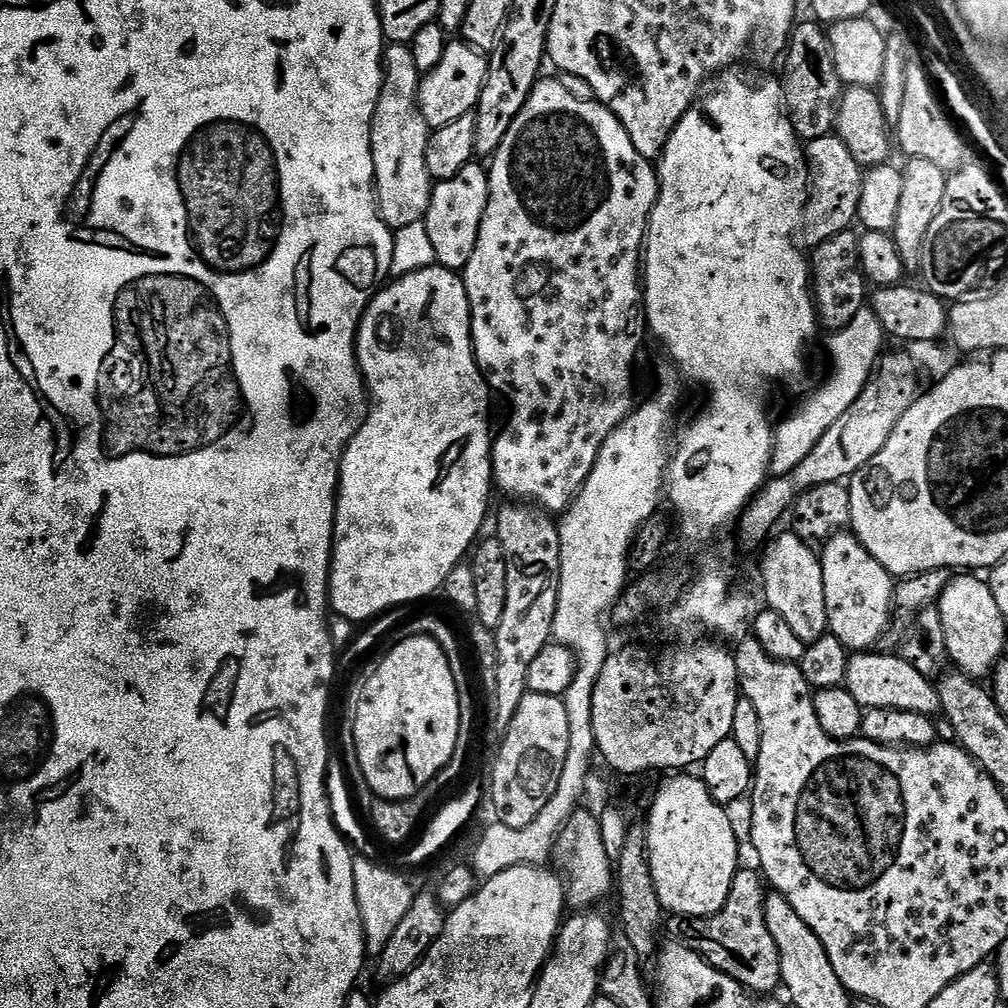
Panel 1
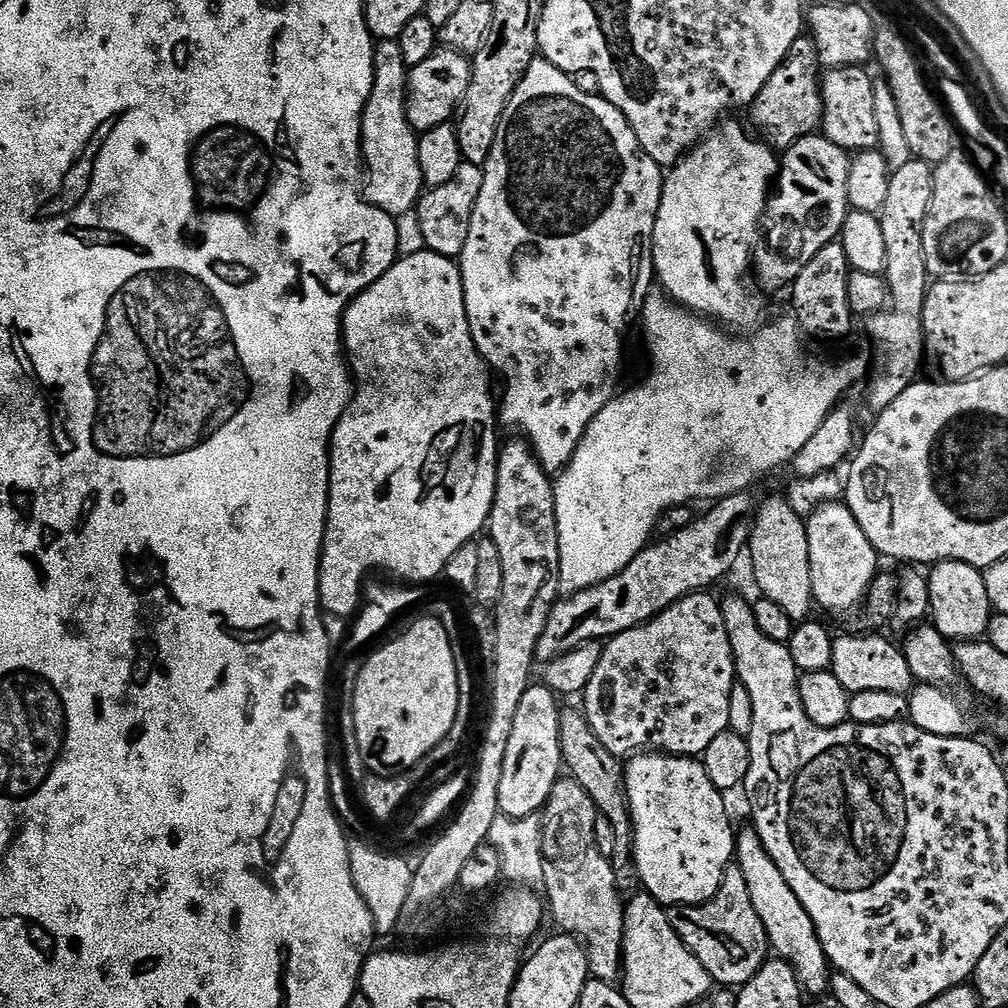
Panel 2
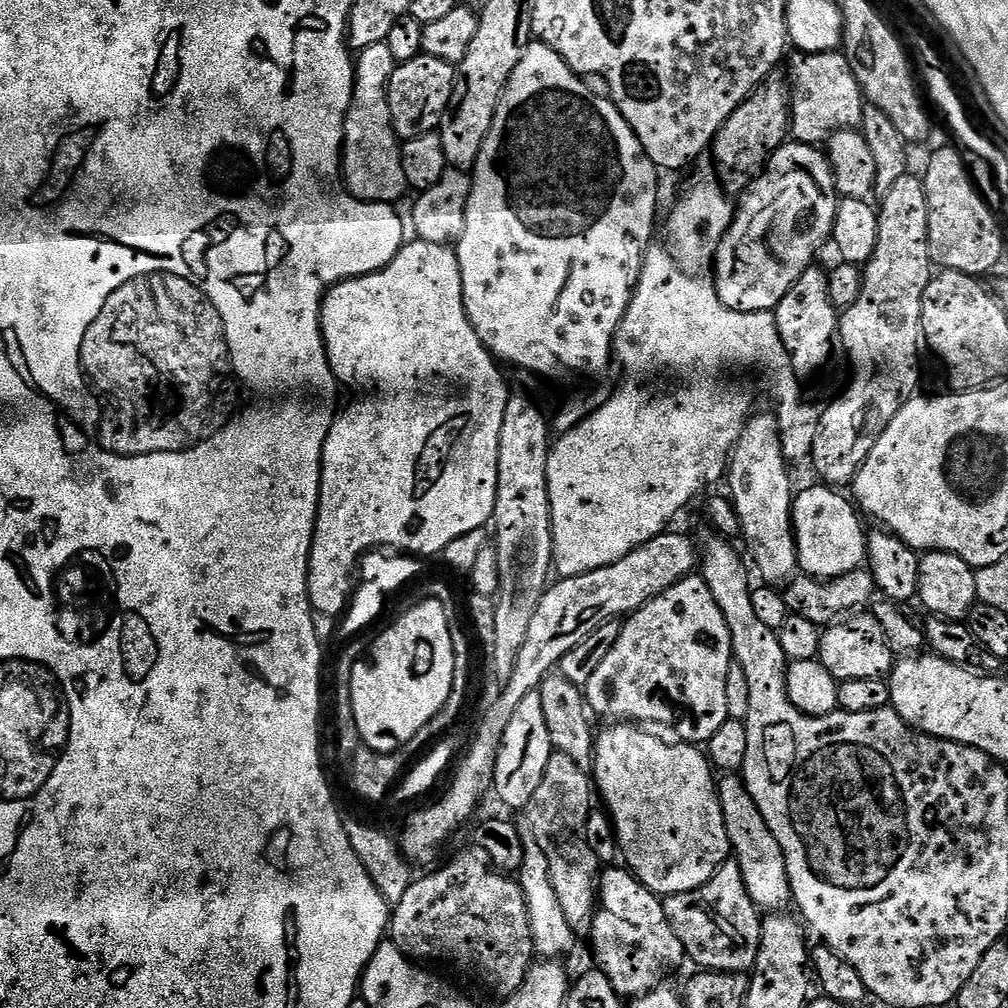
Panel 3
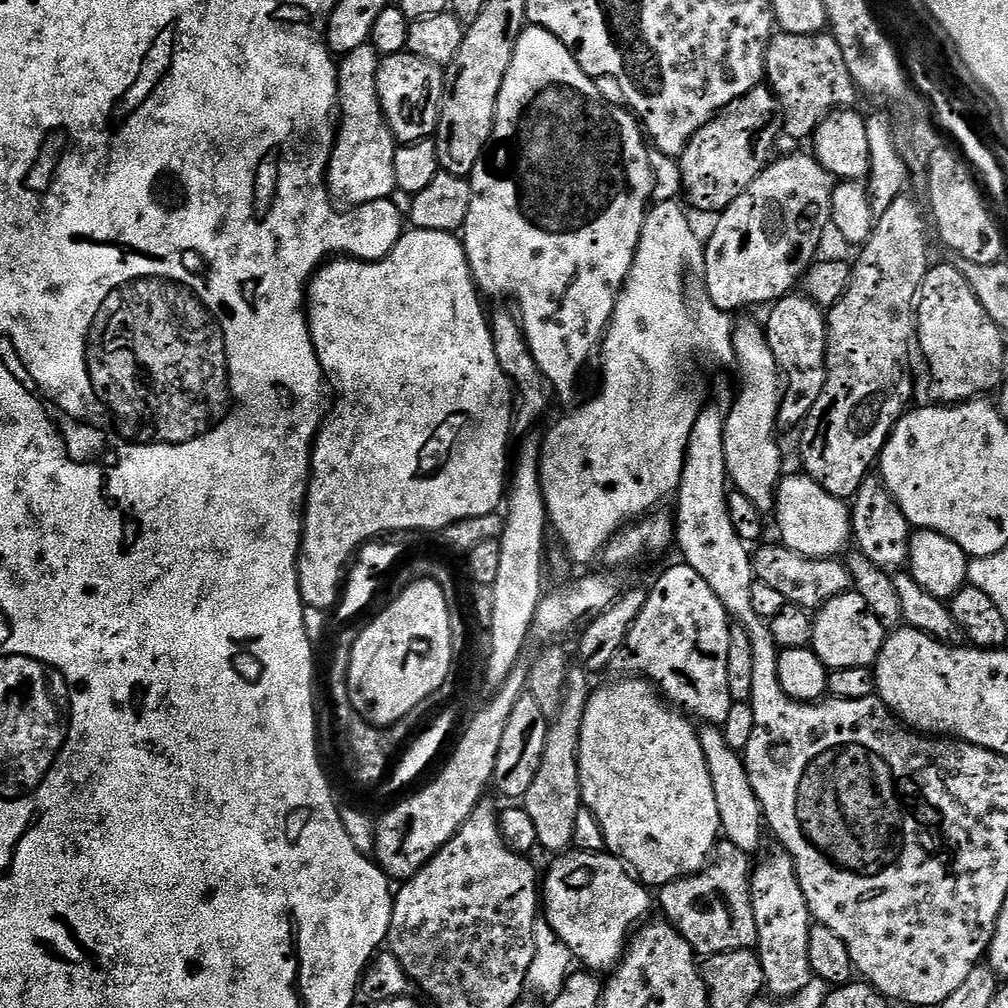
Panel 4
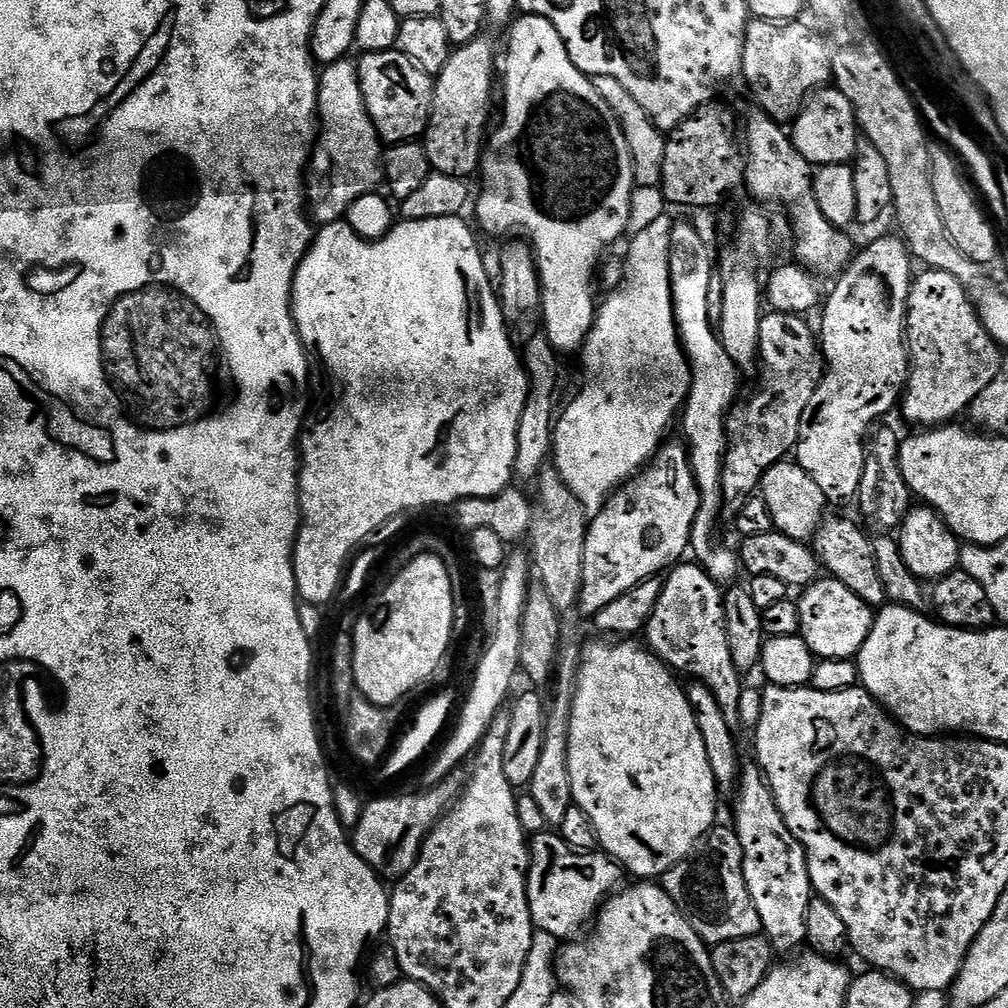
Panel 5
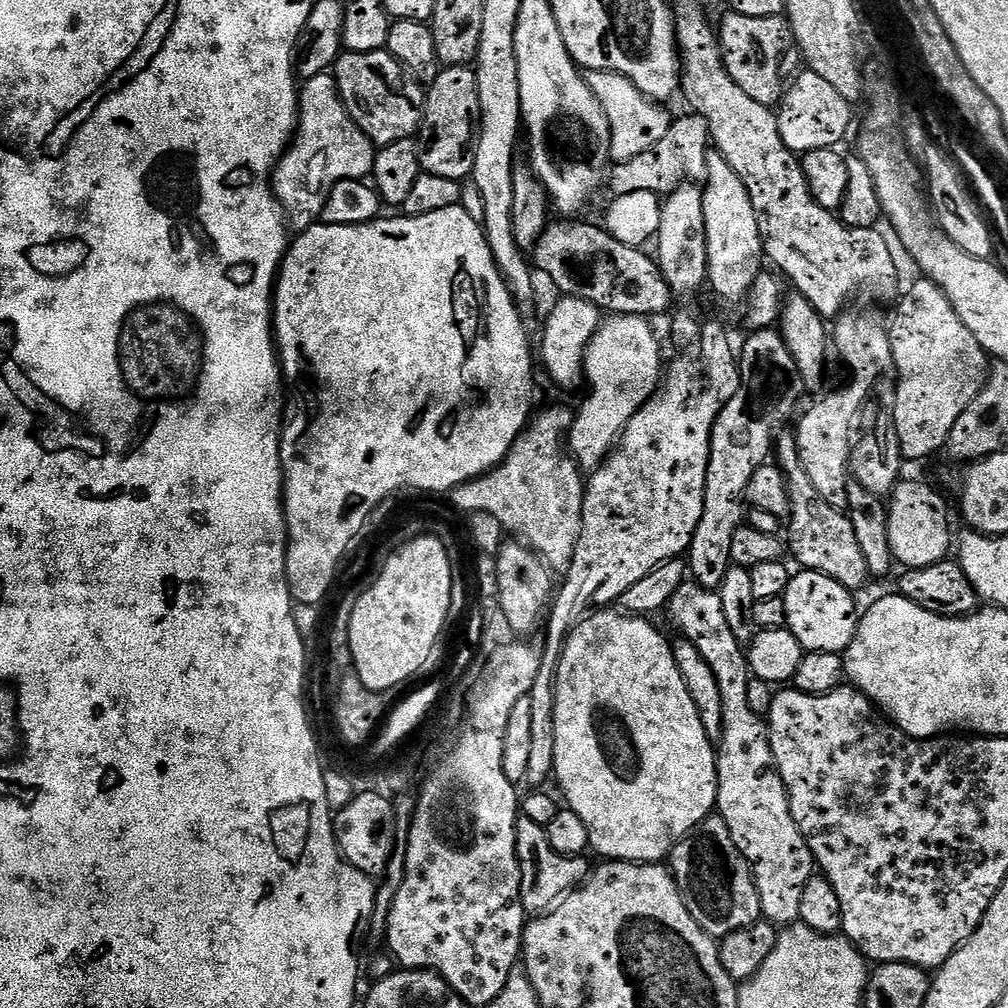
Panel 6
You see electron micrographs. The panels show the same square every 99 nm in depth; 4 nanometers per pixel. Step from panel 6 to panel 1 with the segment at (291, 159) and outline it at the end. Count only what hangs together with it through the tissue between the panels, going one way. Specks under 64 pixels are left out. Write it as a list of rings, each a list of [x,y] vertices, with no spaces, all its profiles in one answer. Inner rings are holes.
[[[388,44],[384,49],[384,81],[372,123],[372,157],[376,179],[376,208],[395,230],[424,219],[430,206],[433,181],[426,170],[426,146],[430,129],[418,106],[422,74],[406,44]]]

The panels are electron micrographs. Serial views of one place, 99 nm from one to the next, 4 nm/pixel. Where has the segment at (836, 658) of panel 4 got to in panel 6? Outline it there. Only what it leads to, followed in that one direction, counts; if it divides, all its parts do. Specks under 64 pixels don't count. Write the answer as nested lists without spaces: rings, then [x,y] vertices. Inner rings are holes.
[[[800,570],[793,575],[792,581],[784,591],[784,605],[786,606],[785,625],[798,638],[805,652],[847,652],[850,642],[856,633],[858,623],[858,608],[853,593],[846,586],[834,582],[834,578],[826,578],[826,574],[818,574],[807,570]]]

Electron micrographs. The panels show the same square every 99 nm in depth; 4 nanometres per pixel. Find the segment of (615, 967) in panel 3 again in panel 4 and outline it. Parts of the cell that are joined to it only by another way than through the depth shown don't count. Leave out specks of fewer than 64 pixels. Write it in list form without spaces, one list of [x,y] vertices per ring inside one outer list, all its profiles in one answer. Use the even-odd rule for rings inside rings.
[[[568,850],[553,860],[556,861],[549,866],[548,873],[545,876],[543,873],[542,876],[542,916],[543,919],[544,916],[548,919],[545,920],[547,927],[552,928],[558,934],[558,938],[562,938],[562,942],[566,942],[566,946],[572,951],[573,961],[580,963],[581,960],[584,963],[581,965],[593,974],[611,973],[623,960],[634,929],[645,919],[643,916],[654,908],[653,893],[652,896],[648,893],[651,891],[633,875],[623,860],[619,860],[607,850]]]

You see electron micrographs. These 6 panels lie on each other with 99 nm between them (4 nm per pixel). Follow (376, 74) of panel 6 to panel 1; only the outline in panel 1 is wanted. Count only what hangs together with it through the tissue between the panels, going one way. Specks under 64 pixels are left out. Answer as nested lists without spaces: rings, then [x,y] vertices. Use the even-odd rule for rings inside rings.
[[[462,38],[449,39],[446,51],[434,70],[423,73],[418,90],[418,106],[422,110],[422,118],[426,118],[429,129],[450,126],[450,122],[469,115],[475,109],[478,98],[482,94],[482,86],[488,73],[488,56],[472,48]]]

